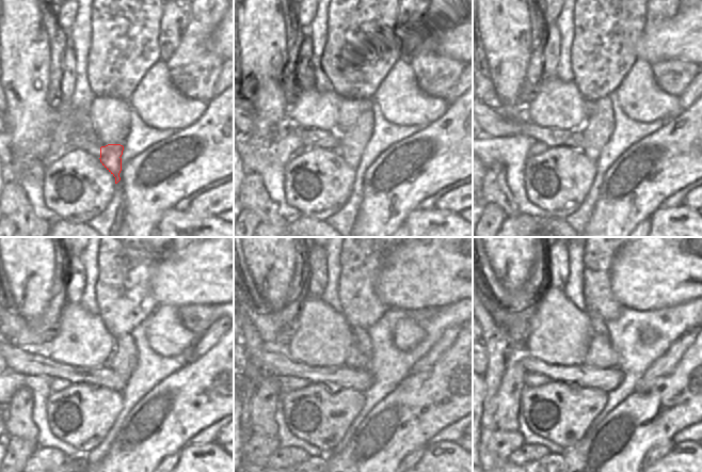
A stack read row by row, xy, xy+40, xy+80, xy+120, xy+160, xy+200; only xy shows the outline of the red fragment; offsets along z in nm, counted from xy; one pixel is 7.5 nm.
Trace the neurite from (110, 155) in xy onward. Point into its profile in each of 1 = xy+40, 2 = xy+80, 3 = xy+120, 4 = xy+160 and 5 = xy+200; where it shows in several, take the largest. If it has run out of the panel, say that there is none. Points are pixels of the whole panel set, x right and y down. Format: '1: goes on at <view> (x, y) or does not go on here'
1: goes on at xy+40 (352, 143)
2: goes on at xy+80 (597, 129)
3: goes on at xy+120 (125, 359)
4: goes on at xy+160 (362, 339)
5: goes on at xy+200 (599, 326)

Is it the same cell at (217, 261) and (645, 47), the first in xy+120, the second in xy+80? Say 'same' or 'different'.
same

